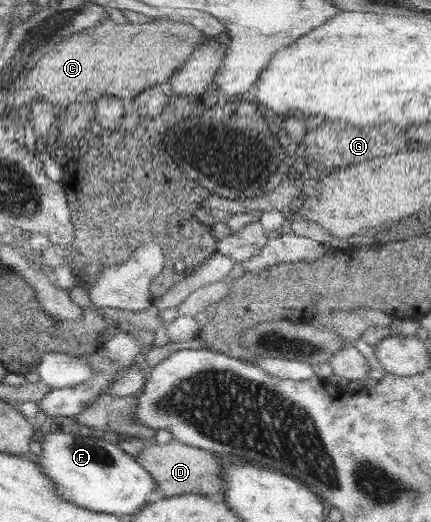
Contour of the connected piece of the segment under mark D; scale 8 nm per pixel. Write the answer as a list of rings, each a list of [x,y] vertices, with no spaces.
[[[172,439],[167,444],[148,445],[141,451],[141,454],[134,458],[154,478],[155,491],[166,498],[182,494],[219,498],[226,491],[220,459],[204,449],[184,445],[180,441]]]

